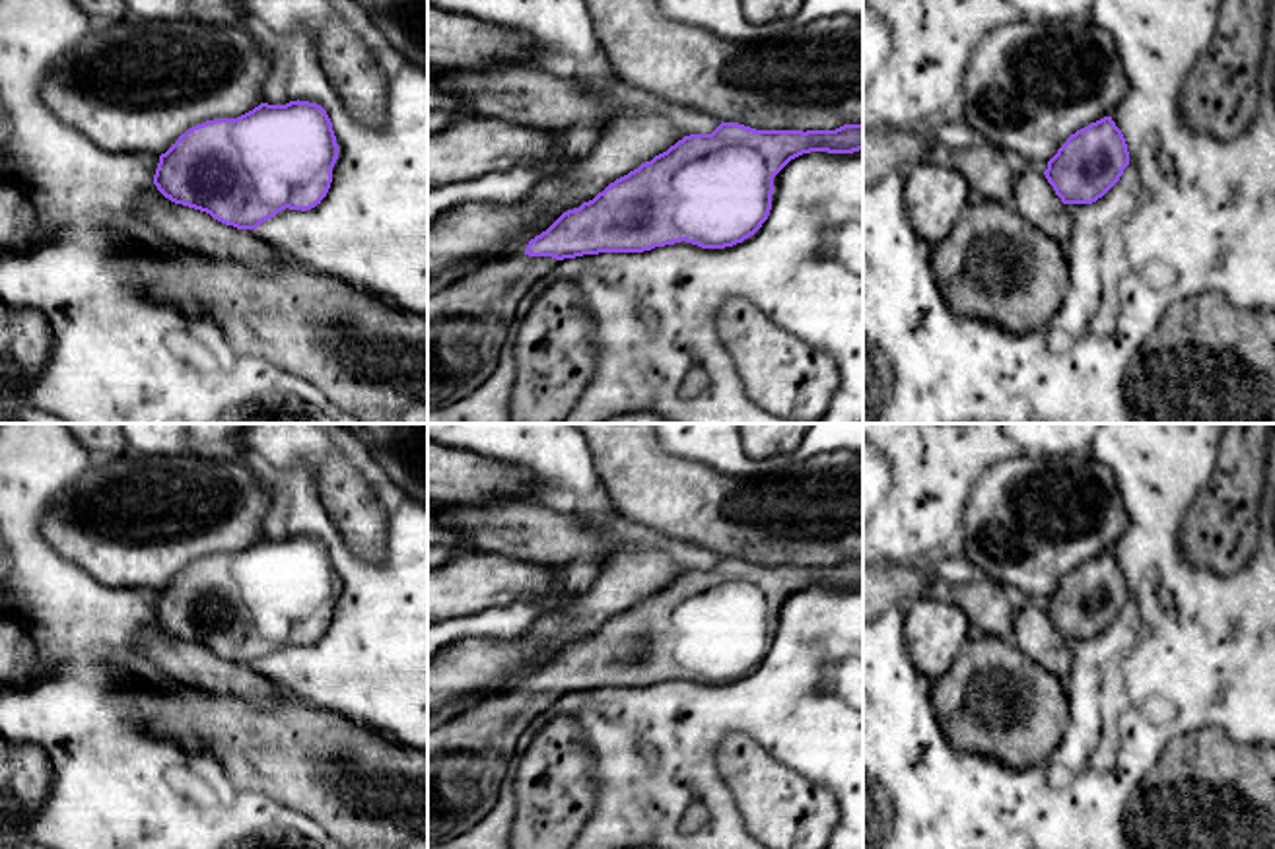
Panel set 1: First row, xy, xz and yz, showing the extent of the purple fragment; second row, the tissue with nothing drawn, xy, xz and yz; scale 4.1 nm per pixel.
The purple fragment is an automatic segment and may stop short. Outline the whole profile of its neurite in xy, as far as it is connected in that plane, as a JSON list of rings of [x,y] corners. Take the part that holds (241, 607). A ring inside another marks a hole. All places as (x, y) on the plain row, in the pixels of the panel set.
[[[309,536],[260,538],[237,554],[214,554],[189,563],[159,591],[157,626],[175,639],[210,649],[237,664],[257,664],[278,647],[311,645],[327,631],[338,579],[327,546]]]

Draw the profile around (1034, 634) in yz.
[[[1032,600],[1013,616],[1015,645],[1057,680],[1071,674],[1071,649],[1042,606]]]

